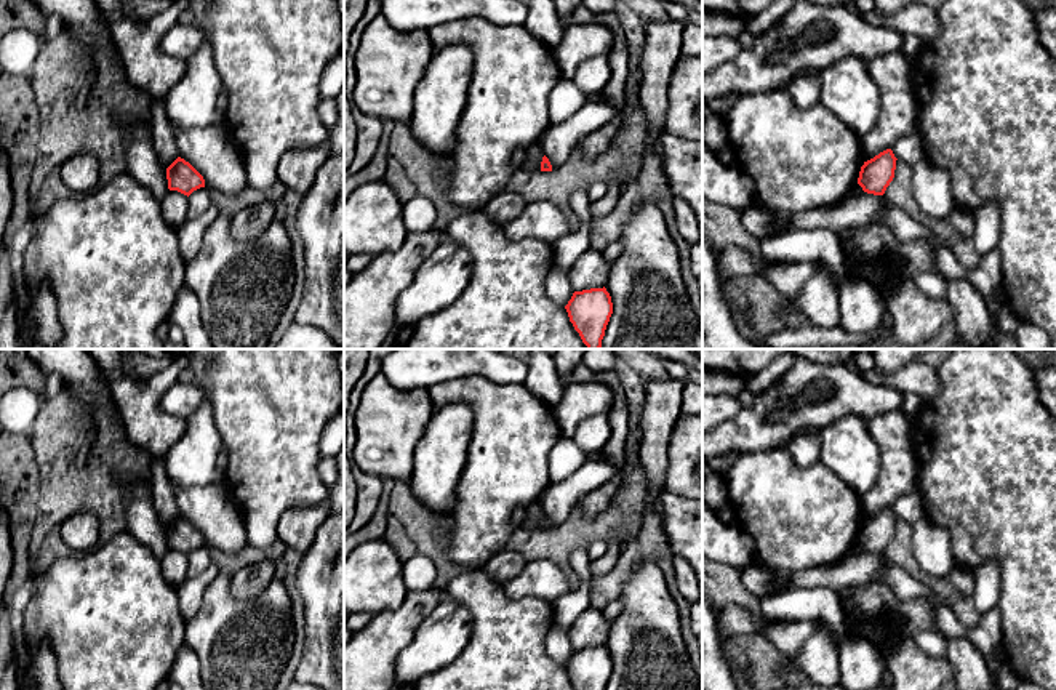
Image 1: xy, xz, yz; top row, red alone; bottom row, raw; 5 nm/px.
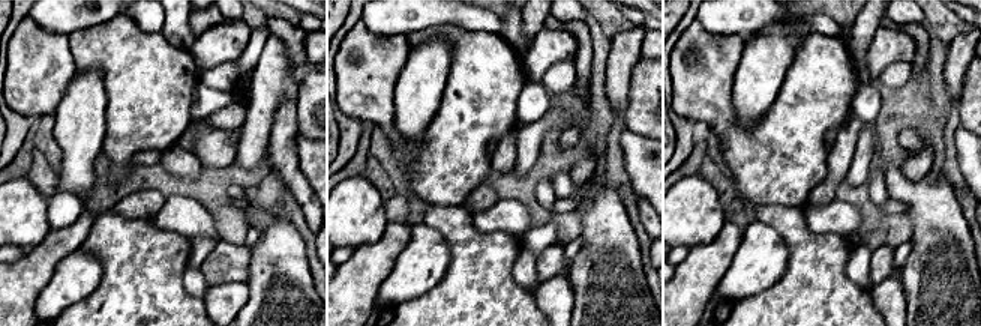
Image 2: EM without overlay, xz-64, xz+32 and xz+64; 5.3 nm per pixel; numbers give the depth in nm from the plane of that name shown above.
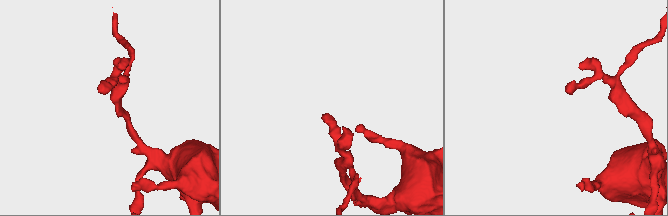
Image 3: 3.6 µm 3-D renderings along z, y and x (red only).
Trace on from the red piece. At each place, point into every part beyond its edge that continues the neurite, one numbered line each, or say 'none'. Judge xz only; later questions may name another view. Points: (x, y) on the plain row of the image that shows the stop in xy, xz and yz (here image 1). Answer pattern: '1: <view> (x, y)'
none

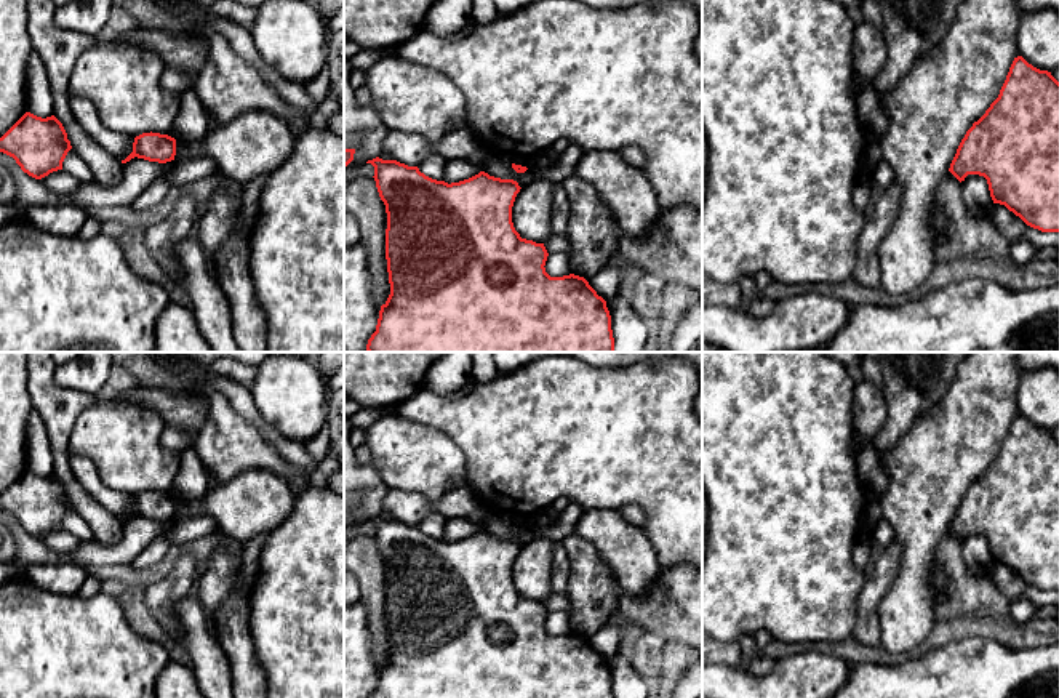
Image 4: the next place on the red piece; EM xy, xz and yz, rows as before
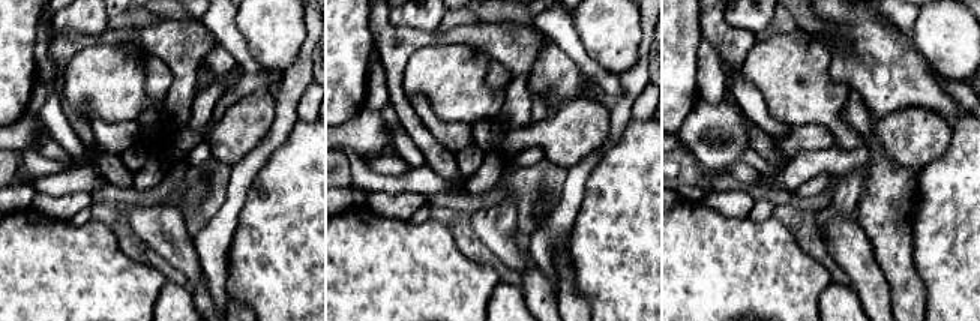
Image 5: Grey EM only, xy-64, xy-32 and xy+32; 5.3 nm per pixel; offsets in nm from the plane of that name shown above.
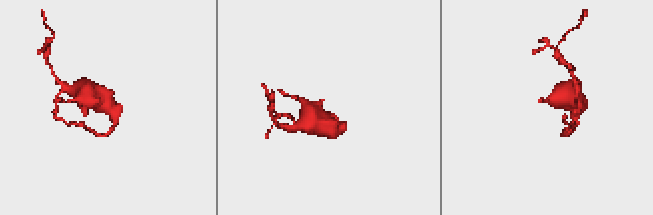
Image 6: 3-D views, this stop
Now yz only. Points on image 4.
none

